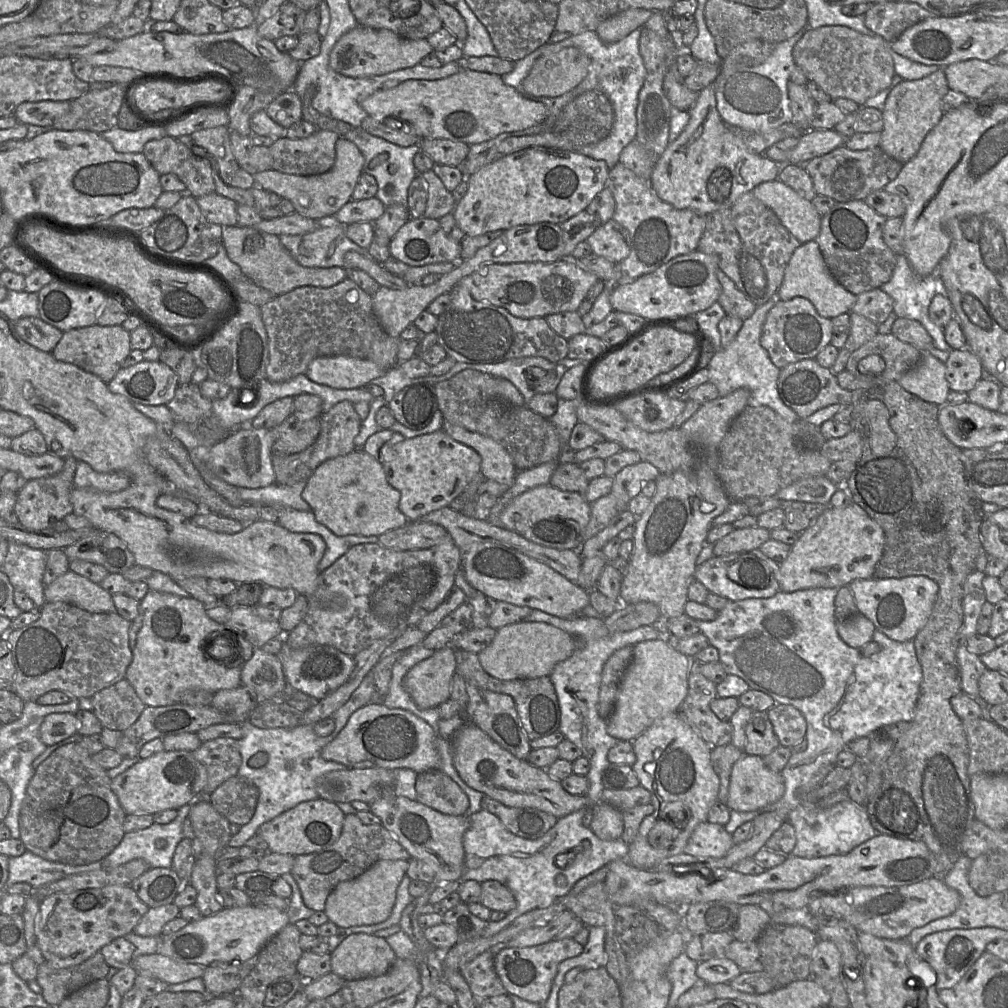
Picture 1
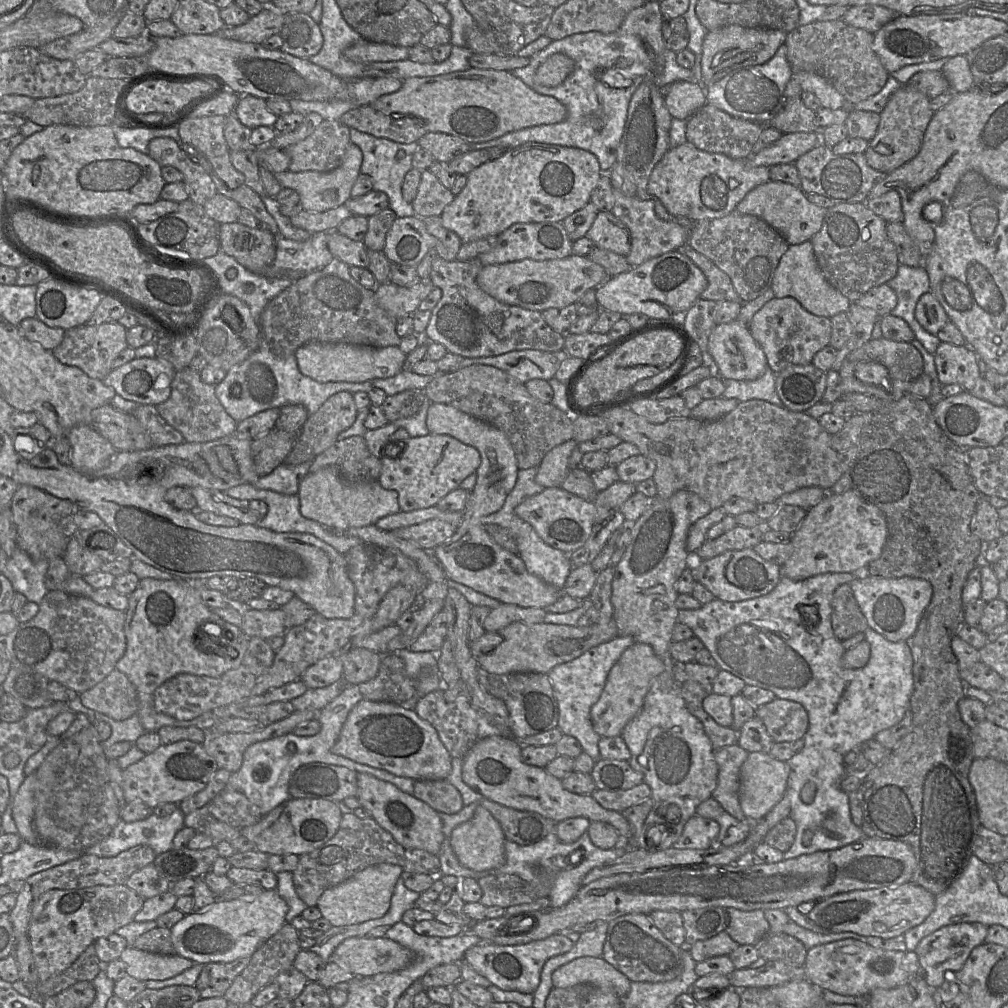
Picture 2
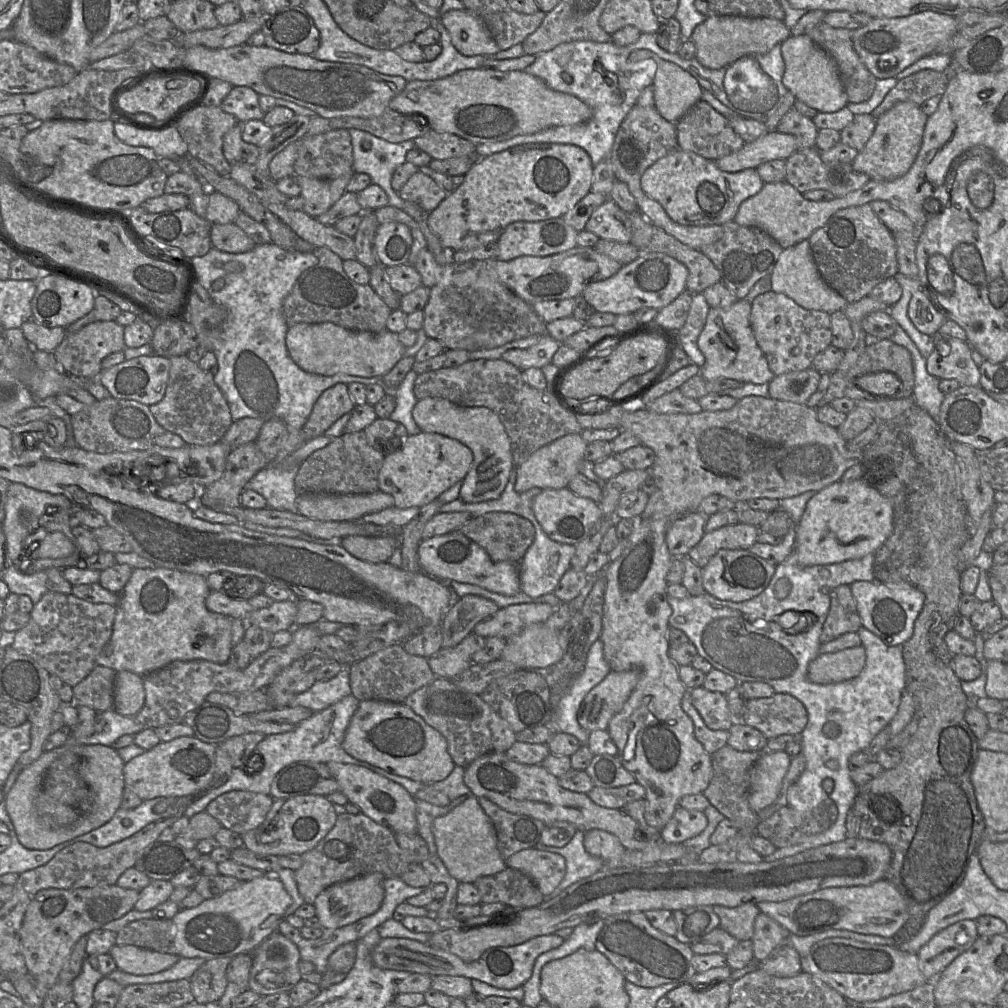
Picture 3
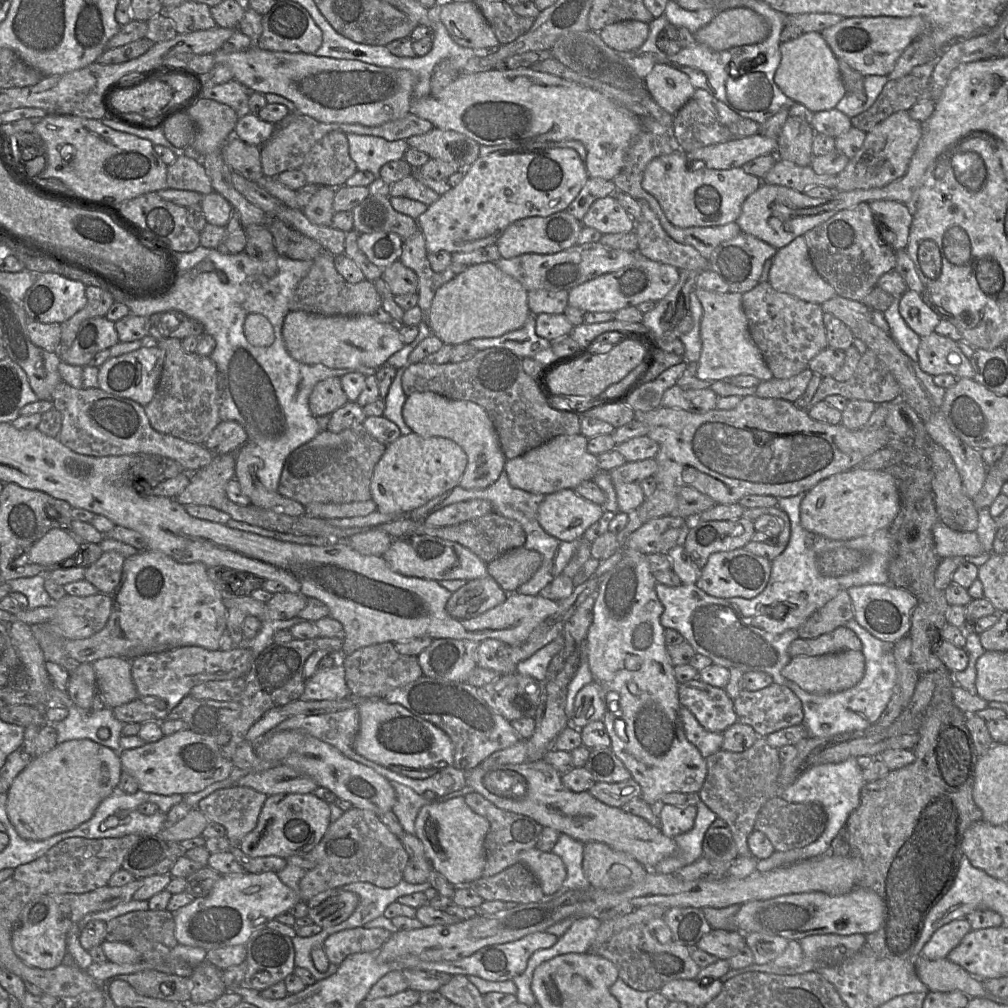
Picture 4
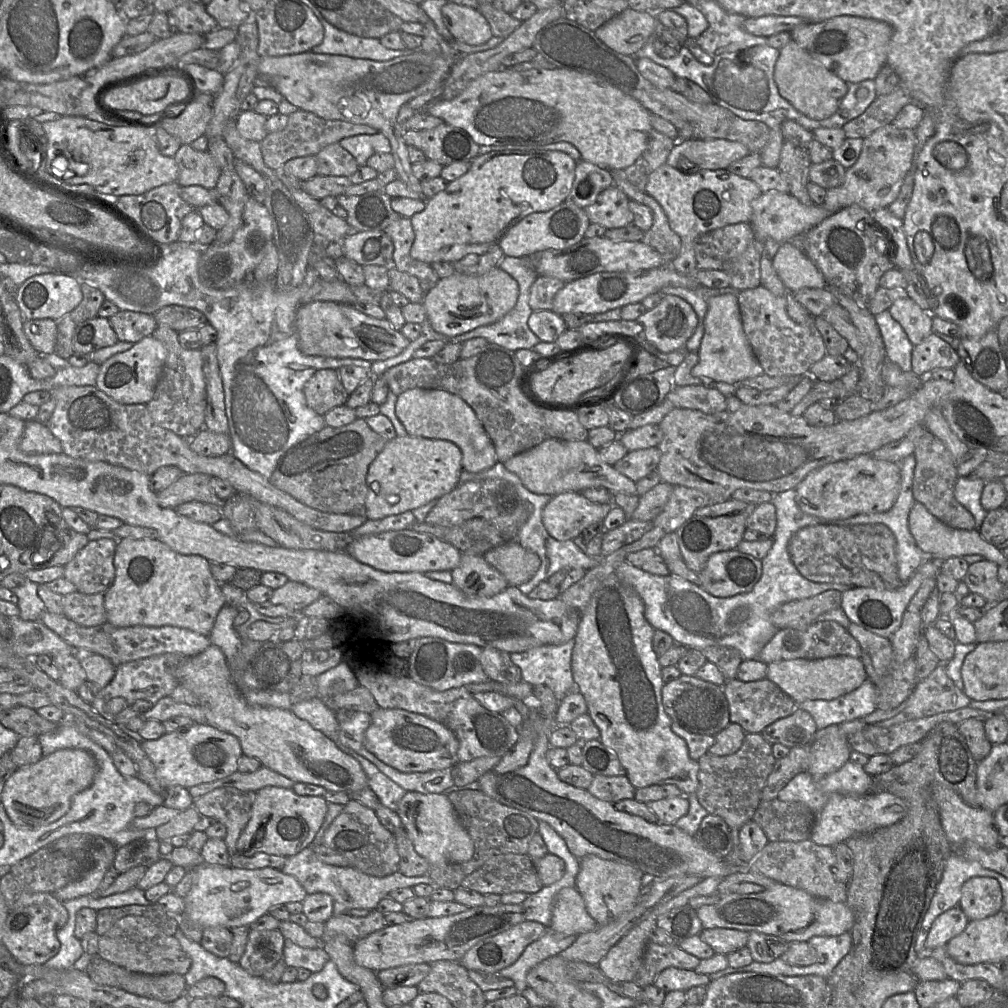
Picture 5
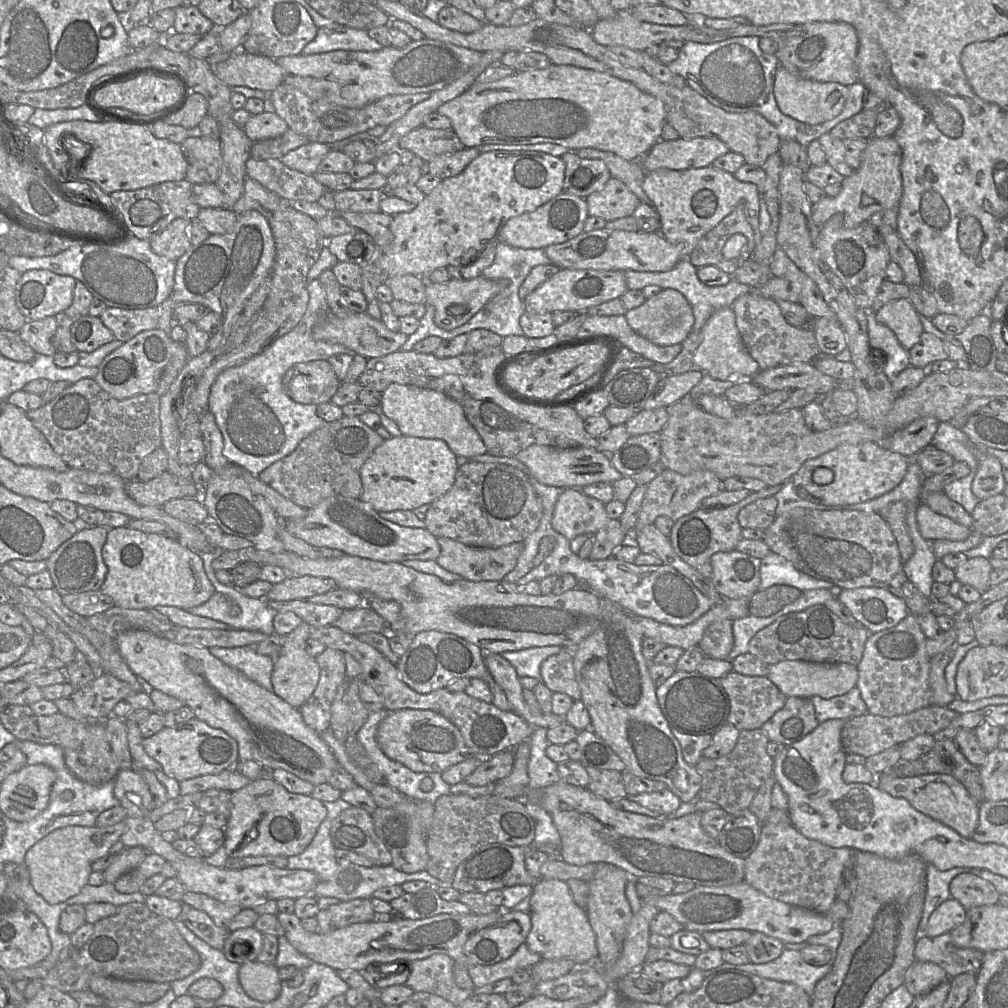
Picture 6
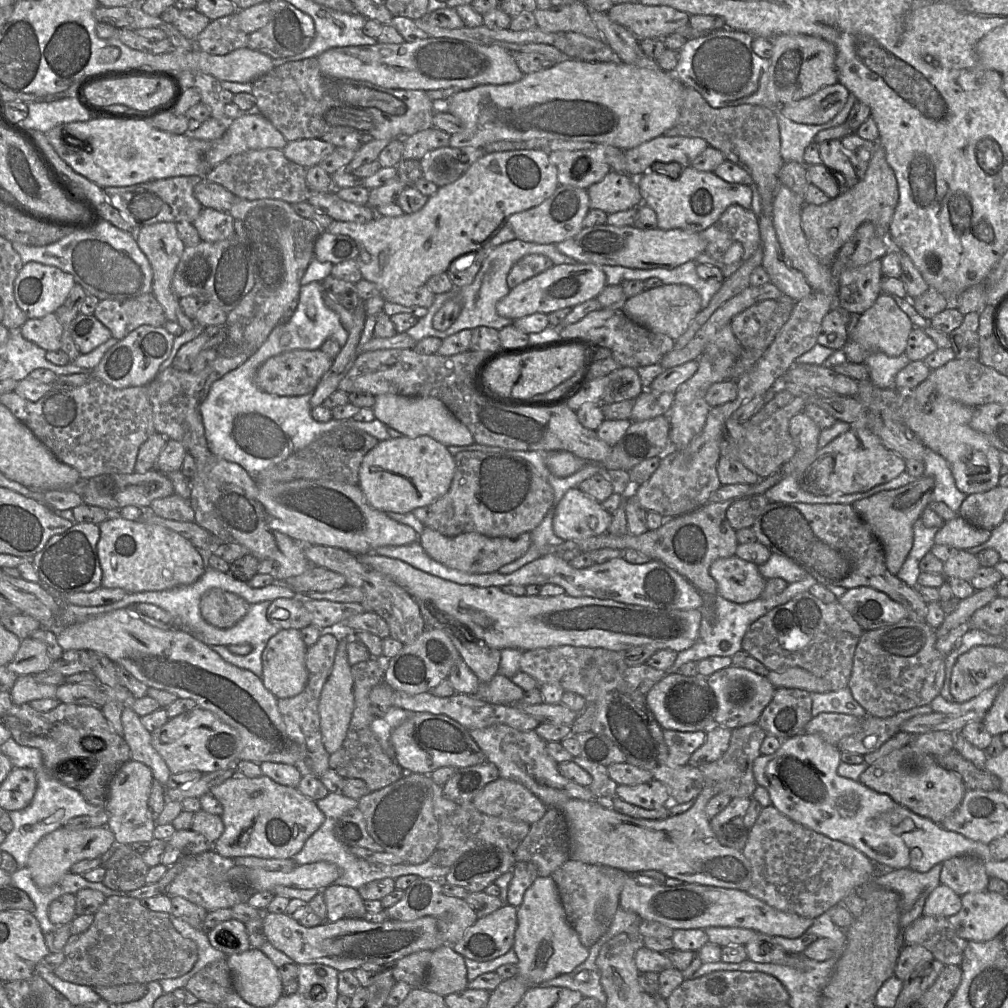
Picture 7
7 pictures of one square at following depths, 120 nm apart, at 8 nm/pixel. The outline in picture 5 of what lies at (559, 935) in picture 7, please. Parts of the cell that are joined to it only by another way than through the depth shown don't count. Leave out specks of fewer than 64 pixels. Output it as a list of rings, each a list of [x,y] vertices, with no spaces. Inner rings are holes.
[[[566,887],[559,891],[553,904],[551,924],[547,929],[578,936],[597,926],[576,887]]]

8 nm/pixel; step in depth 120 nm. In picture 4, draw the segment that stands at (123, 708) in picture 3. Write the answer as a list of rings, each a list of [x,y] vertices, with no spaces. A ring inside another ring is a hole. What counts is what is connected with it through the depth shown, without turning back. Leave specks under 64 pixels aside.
[[[108,657],[94,661],[92,666],[96,675],[97,693],[103,698],[106,708],[112,709],[136,699],[137,690],[132,679],[131,660]]]

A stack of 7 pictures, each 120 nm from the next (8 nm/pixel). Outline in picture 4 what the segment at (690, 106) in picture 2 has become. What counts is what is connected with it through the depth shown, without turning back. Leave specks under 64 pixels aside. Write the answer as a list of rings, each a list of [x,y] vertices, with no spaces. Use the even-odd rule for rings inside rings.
[[[660,63],[654,65],[644,82],[653,100],[673,116],[692,99],[696,89],[687,74]]]

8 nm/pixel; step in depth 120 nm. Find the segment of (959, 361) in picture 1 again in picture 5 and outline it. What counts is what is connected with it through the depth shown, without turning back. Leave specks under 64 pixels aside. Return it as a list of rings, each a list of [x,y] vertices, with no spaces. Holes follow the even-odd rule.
[[[933,332],[912,350],[912,372],[927,376],[935,368],[954,369],[960,357],[947,342]]]

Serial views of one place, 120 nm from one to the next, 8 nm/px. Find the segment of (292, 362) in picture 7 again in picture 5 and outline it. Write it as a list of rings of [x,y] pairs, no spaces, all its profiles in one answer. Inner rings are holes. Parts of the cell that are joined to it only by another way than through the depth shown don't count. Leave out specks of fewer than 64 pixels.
[[[329,368],[315,372],[305,383],[303,392],[307,406],[322,416],[337,406],[345,405],[349,396],[338,372]]]

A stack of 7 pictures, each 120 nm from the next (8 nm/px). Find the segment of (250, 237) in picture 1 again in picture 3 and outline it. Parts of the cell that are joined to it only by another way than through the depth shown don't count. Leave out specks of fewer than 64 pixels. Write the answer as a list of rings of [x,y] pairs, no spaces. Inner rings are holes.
[[[235,223],[212,224],[210,238],[213,247],[228,253],[247,252],[257,245]]]

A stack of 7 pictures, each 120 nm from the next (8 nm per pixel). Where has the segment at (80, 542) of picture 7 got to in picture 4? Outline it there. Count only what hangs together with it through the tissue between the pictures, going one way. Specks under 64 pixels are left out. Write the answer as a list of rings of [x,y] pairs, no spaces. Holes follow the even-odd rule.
[[[115,551],[104,552],[102,556],[93,564],[85,568],[84,580],[93,584],[100,593],[111,595],[120,583],[125,557]]]

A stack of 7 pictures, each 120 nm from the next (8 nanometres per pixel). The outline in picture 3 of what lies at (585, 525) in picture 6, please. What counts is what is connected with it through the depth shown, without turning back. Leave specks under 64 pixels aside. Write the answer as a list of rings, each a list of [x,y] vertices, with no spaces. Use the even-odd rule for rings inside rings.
[[[567,487],[544,489],[533,499],[532,510],[541,528],[551,540],[574,546],[583,541],[602,518],[599,503],[589,498],[579,497]]]

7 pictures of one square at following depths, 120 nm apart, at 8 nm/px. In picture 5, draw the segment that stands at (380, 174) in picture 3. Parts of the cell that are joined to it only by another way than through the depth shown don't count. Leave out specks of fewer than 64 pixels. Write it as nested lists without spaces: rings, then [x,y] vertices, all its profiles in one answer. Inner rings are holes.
[[[381,132],[343,138],[339,144],[356,159],[359,166],[365,166],[375,153],[391,153],[390,141]]]

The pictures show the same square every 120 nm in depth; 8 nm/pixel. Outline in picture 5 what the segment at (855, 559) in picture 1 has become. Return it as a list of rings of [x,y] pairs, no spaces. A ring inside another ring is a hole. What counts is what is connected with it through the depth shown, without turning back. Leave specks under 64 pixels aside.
[[[862,454],[811,471],[795,488],[796,503],[809,515],[823,520],[842,520],[858,514],[889,510],[900,492],[900,464]]]

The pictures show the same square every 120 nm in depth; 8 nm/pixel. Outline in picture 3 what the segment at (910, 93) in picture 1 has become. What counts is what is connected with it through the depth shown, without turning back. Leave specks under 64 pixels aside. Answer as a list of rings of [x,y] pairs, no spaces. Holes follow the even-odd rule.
[[[899,102],[877,118],[875,130],[851,162],[856,172],[867,174],[871,180],[893,180],[903,176],[912,166],[921,148],[928,116],[914,102]]]

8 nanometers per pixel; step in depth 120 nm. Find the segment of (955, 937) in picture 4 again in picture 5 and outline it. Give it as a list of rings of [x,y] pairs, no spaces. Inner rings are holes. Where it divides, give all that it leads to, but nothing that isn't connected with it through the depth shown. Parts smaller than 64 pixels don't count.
[[[954,907],[939,915],[928,932],[925,949],[931,950],[946,945],[953,937],[961,934],[969,922],[960,907]]]

